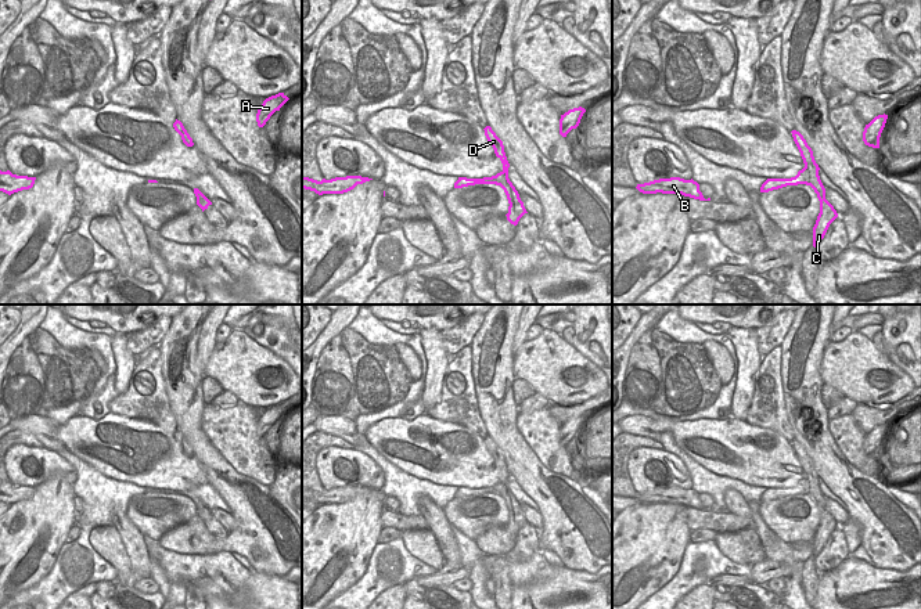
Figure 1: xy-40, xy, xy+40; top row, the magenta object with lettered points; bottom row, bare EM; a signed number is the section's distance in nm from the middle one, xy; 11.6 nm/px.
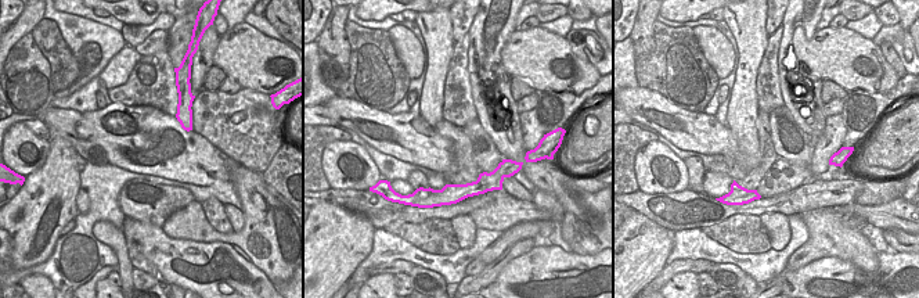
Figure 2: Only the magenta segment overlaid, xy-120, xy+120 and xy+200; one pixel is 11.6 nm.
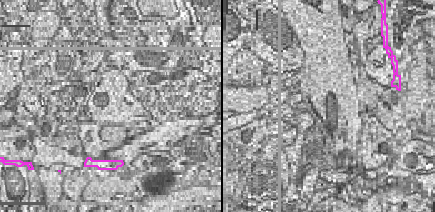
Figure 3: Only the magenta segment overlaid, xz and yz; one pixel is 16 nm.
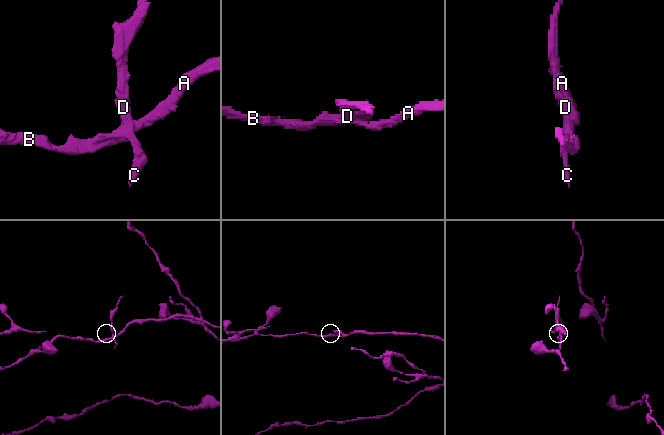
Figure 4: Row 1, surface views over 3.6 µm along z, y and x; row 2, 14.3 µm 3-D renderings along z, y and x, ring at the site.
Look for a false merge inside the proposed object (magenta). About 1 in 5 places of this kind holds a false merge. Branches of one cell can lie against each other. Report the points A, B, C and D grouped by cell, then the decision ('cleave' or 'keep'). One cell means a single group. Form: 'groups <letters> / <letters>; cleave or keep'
groups A B / C D; cleave

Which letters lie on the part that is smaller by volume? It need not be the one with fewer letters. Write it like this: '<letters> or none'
C, D

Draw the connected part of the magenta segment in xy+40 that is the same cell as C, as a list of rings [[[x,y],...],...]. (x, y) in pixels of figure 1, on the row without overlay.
[[[792,440],[791,443],[805,476],[810,479],[810,487],[802,494],[810,496],[820,511],[820,523],[813,537],[813,556],[816,558],[824,548],[830,534],[838,527],[838,523],[834,516],[825,509],[825,498],[820,490],[819,475],[814,471],[812,458],[807,455],[806,450],[799,442]]]

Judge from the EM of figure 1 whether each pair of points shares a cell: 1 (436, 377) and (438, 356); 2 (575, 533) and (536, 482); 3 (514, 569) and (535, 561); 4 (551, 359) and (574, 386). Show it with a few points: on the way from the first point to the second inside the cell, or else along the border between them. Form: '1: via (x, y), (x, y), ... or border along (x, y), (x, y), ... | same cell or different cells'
1: via (436, 371), (436, 361) | same cell
2: via (569, 521), (549, 494) | same cell
3: via (520, 569), (529, 566) | same cell
4: via (553, 367), (565, 382) | same cell

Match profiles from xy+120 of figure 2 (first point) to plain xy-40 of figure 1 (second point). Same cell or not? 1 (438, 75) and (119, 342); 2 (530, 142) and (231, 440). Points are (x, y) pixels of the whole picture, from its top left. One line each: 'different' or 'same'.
1: same
2: same

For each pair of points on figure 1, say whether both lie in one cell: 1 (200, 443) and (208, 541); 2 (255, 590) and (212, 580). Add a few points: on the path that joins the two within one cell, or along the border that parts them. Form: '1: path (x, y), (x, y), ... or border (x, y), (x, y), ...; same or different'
1: path (215, 472), (241, 501), (241, 529), (237, 533); same
2: border (251, 573), (241, 594); different

